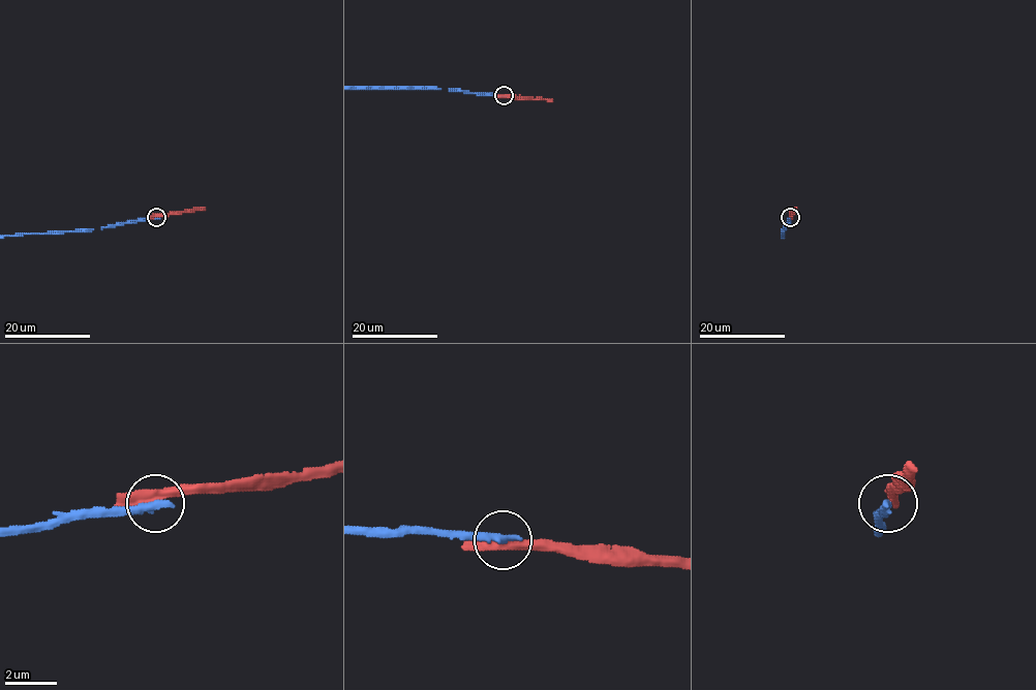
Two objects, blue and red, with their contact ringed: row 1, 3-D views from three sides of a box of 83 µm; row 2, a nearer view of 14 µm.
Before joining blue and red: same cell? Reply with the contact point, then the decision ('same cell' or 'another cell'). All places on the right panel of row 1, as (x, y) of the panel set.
place (790, 217); another cell

